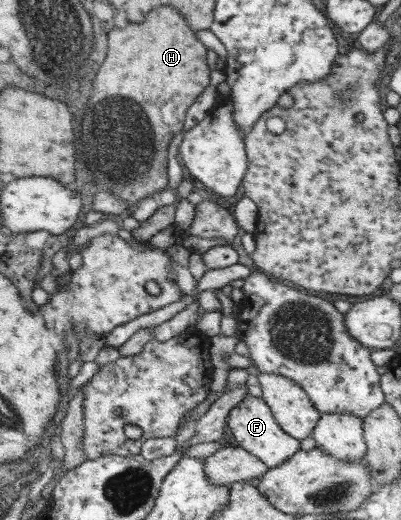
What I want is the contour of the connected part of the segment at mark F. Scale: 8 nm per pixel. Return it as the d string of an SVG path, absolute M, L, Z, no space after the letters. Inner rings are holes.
M250 395L245 398L242 404L237 404L229 416L229 426L239 444L248 452L259 456L271 469L281 467L302 450L301 440L282 428L273 408L263 397Z

